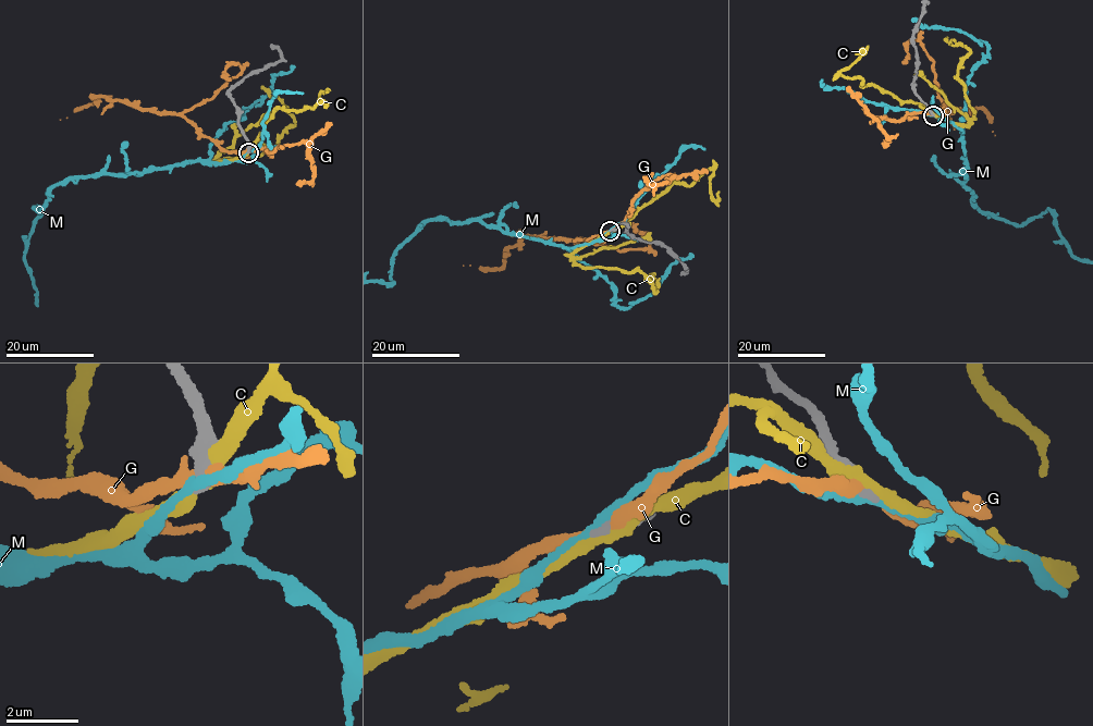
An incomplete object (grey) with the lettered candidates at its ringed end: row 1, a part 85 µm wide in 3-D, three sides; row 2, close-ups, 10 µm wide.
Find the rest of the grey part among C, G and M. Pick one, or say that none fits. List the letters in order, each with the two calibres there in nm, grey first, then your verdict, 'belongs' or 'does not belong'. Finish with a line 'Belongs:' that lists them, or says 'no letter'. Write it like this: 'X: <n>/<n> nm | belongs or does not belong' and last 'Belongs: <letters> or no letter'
C: 500/360 nm | does not belong
G: 480/360 nm | does not belong
M: 400/260 nm | does not belong
Belongs: no letter

